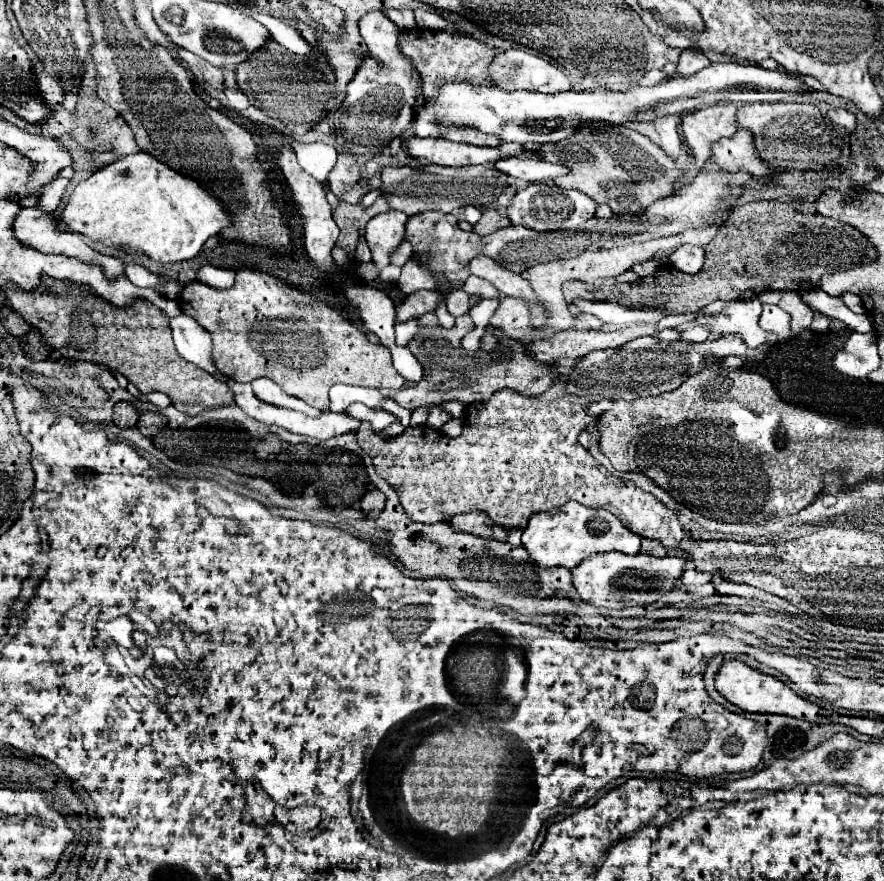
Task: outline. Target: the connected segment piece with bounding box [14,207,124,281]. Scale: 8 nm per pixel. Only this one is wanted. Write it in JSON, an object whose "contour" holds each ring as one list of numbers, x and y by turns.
{"contour":[[26,207,26,209,20,209,20,213,16,215,16,221,14,221,14,237,22,243,22,245,28,245,40,253,62,253,66,257,76,257,88,265,100,265,104,275,108,277,108,281,114,281,116,277,122,277,124,275,124,265,120,263,120,259,116,257,106,257,102,253,98,253,96,249,92,249,82,237,78,237,76,233,60,233,58,227,56,227,56,219,50,217,52,213,48,211,40,211,36,207]]}

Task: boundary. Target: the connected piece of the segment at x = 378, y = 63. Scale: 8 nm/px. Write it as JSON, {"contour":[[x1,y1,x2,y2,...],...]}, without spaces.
{"contour":[[368,11,358,21,358,29,372,57,362,61,358,73,346,87,342,107,334,115,336,139,352,155,378,155,382,153,380,149,386,149,410,125,412,107,422,83,412,77,412,63,400,57,396,45,398,27,382,11]]}

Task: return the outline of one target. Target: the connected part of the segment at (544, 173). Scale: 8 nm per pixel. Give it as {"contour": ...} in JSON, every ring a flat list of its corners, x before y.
{"contour":[[506,157,506,159,498,159,496,163,490,163,490,165,496,167,500,173,520,179,524,183,540,183,540,181,566,173,564,167,546,163,538,157]]}

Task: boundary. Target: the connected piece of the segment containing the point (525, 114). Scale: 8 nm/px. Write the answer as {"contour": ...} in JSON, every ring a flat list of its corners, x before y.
{"contour":[[712,63,692,77,672,77,654,87,634,85,628,93,620,91,566,91,566,93,536,93,536,91,502,91,498,87,482,87,466,81,440,85,438,95,424,97,416,109,416,135,418,137,440,137,440,125,466,125,480,129,482,133,500,137,502,143,556,143,576,133,582,121,596,119,612,125,628,125,634,121,654,121,666,113,686,115,704,105,718,101,732,103,754,103,754,101,788,101,798,99,806,85,792,73,782,69,768,71,762,67,734,65,734,63]]}

